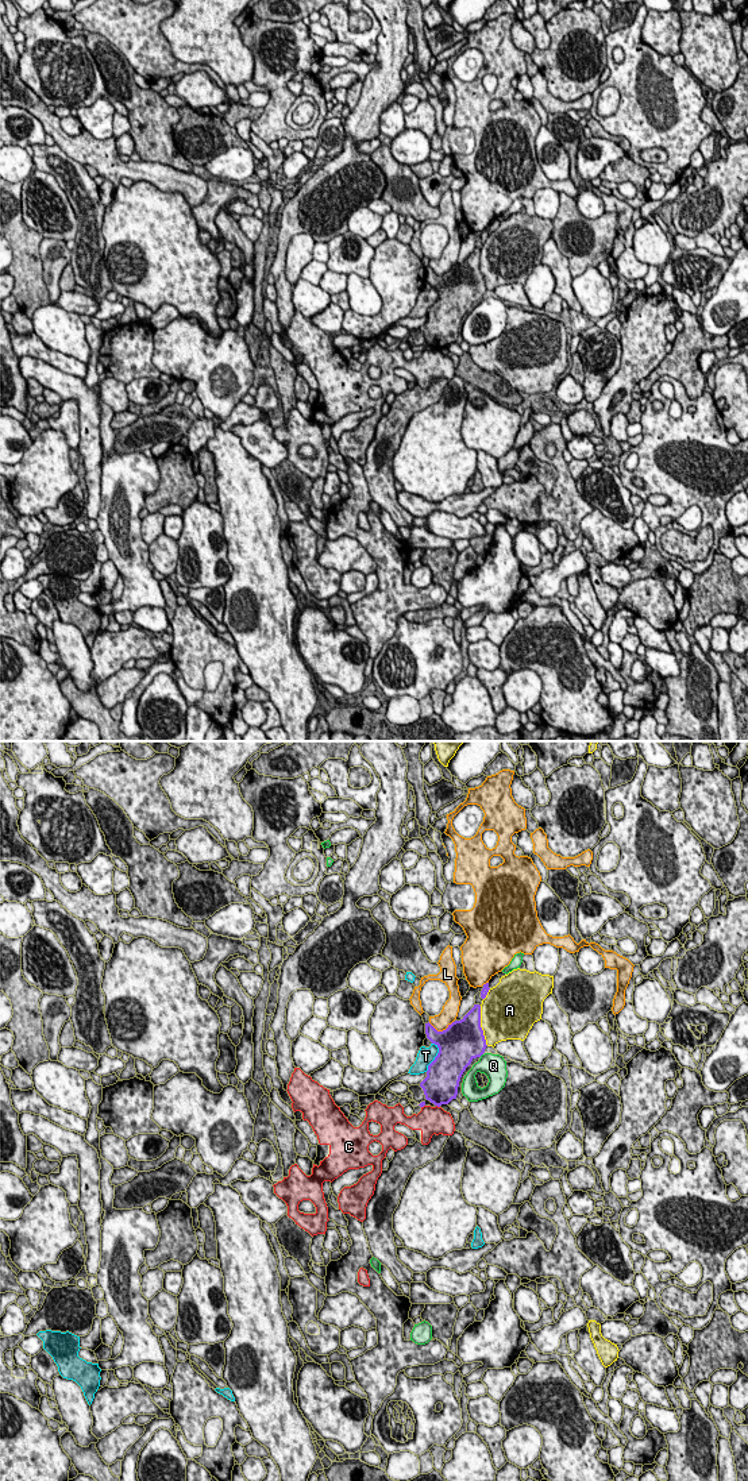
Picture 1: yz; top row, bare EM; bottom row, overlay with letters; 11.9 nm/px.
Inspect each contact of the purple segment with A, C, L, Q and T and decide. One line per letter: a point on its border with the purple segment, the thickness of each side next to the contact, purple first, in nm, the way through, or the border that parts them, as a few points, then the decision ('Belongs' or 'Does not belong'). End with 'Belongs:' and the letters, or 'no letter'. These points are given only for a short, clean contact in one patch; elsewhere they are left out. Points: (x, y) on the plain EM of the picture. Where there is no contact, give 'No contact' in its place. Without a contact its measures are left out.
A: Touches purple at yz (479, 270). Thickness 480 nm (purple) against 480 nm. Does not belong
C: Touches purple at yz (438, 350). Thickness 420 nm (purple) against 320 nm. Does not belong
L: Touches purple at yz (440, 276). Thickness 460 nm (purple) against 200 nm. Does not belong
Q: Touches purple at yz (481, 299). Thickness 460 nm (purple) against 280 nm. Does not belong
T: Touches purple at yz (435, 301). Thickness 420 nm (purple) against 200 nm. Does not belong
Belongs: no letter

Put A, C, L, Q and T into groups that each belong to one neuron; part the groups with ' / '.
A / C / L / Q / T

